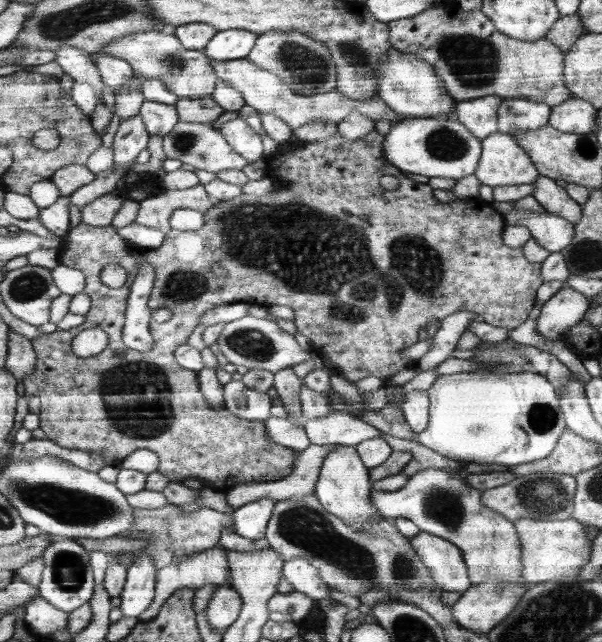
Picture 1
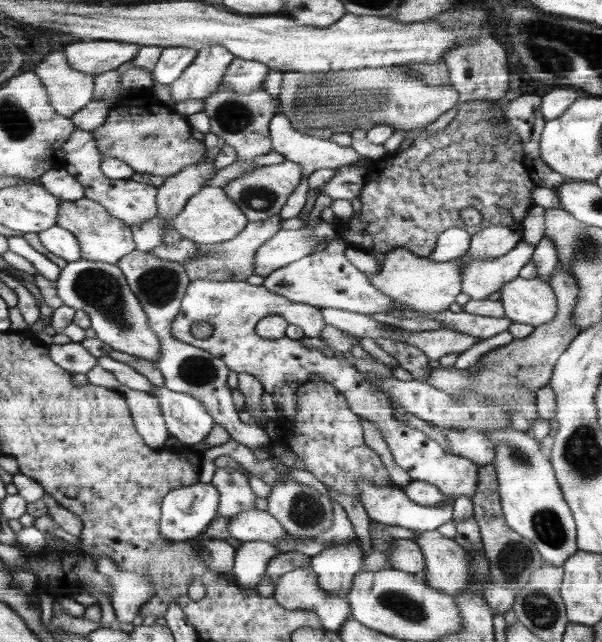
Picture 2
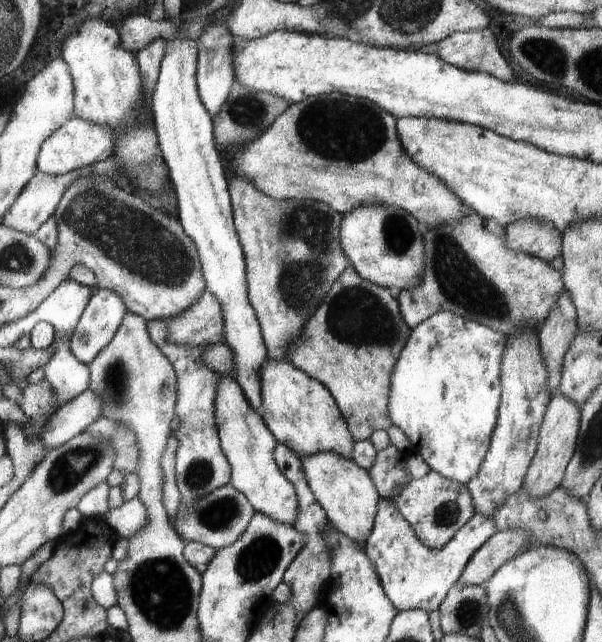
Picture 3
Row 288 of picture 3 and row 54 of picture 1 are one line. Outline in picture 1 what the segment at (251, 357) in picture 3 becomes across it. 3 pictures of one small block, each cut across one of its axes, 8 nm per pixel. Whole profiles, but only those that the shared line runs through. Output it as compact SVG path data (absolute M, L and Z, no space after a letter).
M248 29L218 30L203 50L209 58L217 61L246 59L258 38L259 35Z

